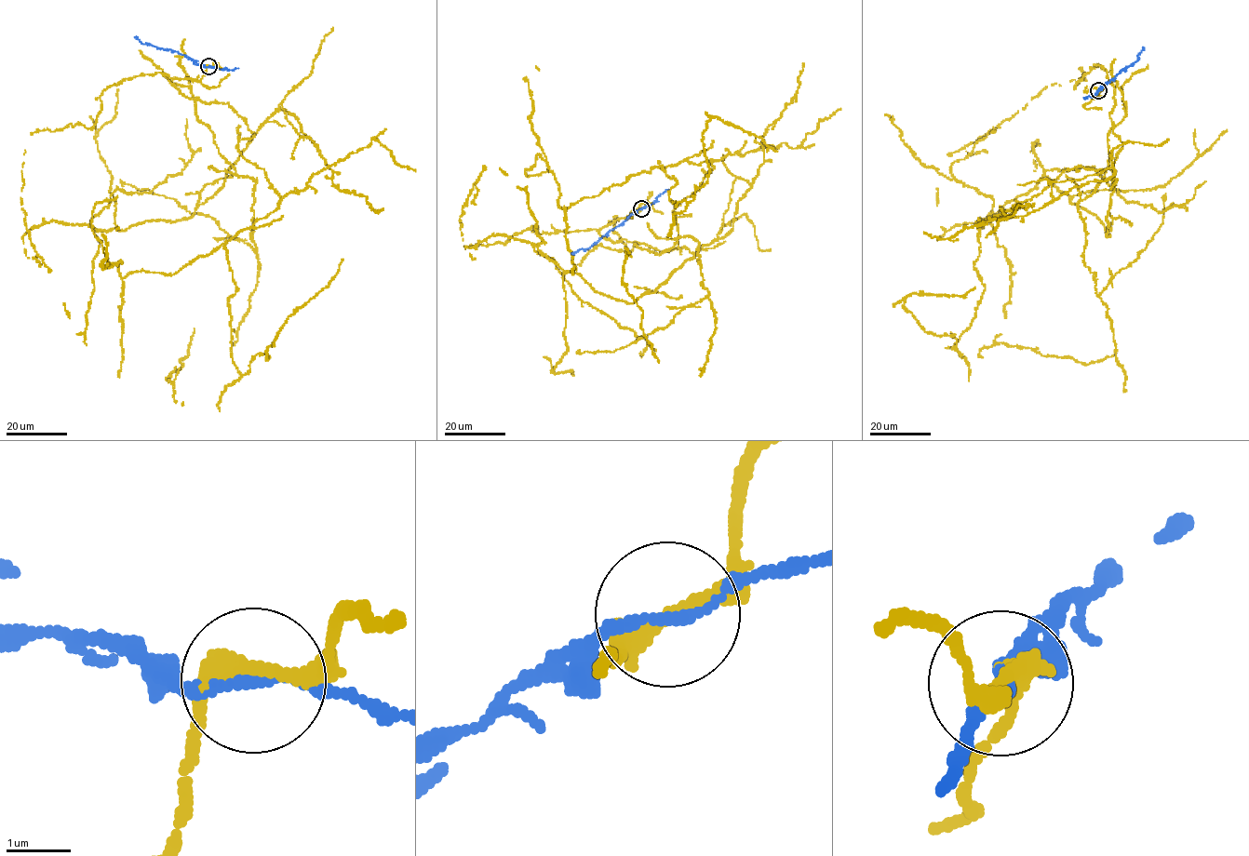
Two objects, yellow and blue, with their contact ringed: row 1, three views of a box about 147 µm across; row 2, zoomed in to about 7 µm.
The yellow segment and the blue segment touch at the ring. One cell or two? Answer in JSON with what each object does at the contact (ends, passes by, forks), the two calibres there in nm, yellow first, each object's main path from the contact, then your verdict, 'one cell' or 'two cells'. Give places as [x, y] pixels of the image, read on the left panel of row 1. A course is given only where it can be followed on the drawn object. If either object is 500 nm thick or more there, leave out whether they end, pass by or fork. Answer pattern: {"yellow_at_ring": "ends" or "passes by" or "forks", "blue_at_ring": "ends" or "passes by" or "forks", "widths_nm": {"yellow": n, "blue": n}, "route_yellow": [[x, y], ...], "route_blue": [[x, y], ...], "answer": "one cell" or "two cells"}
{"yellow_at_ring": "passes by", "blue_at_ring": "passes by", "widths_nm": {"yellow": 280, "blue": 170}, "route_yellow": [[209, 66], [163, 75], [244, 120], [238, 151], [280, 199], [224, 243], [238, 372], [342, 259]], "route_blue": [[209, 67], [195, 64], [177, 52], [143, 44], [135, 37]], "answer": "two cells"}

